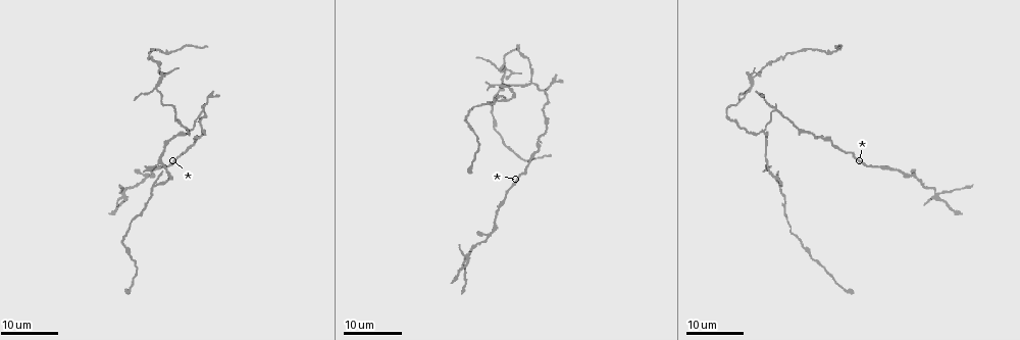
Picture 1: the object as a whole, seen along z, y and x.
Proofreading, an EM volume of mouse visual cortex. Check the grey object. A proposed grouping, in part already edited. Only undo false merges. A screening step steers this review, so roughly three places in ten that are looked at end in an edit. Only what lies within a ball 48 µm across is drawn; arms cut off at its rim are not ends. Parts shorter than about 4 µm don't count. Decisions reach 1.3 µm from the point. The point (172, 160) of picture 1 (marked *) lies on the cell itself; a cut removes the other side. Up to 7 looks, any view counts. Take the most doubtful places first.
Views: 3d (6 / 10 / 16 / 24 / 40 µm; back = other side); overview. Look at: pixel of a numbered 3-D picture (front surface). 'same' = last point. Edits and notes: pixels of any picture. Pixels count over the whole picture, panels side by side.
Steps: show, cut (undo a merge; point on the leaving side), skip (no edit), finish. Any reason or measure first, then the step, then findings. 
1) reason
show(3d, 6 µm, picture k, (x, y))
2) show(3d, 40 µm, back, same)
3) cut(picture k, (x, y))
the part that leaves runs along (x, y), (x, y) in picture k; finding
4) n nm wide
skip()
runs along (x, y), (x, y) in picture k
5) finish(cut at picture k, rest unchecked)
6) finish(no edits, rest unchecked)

four or more arms meet
show(3d, 16 µm, picture 1, (937, 194))

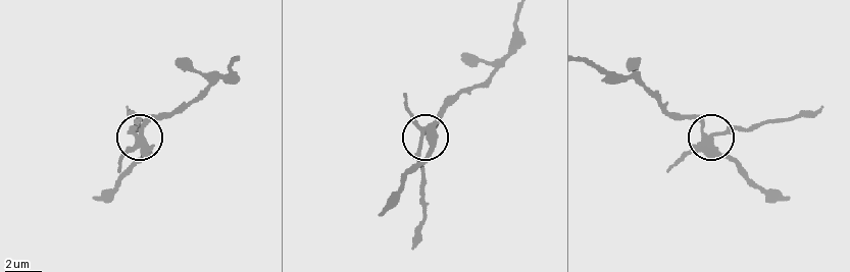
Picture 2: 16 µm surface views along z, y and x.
show(3d, 6 µm, picture 2, (428, 137))

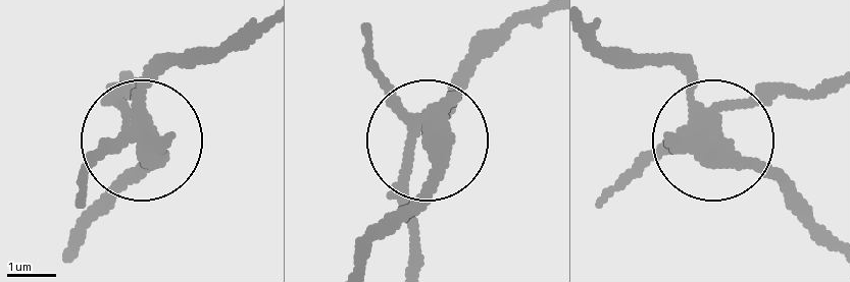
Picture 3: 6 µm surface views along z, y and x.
show(3d, 6 µm, back, picture 3, (429, 143))

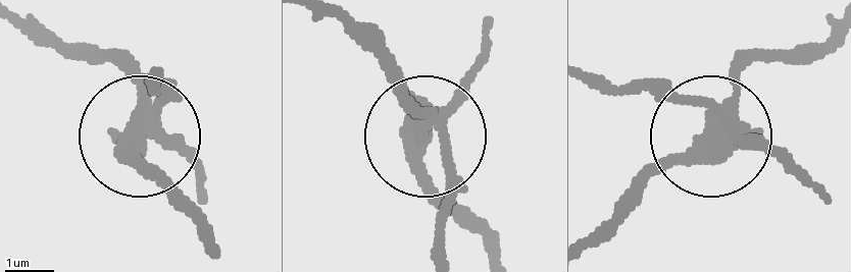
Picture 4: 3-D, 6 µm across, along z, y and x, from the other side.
5 arms
cut(picture 4, (176, 100))
the part that leaves runs along (440, 123), (452, 180), (440, 254) in picture 4; a second cell is stuck on

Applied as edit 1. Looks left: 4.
side arm on a straight run
show(3d, 16 µm, picture 1, (203, 108))

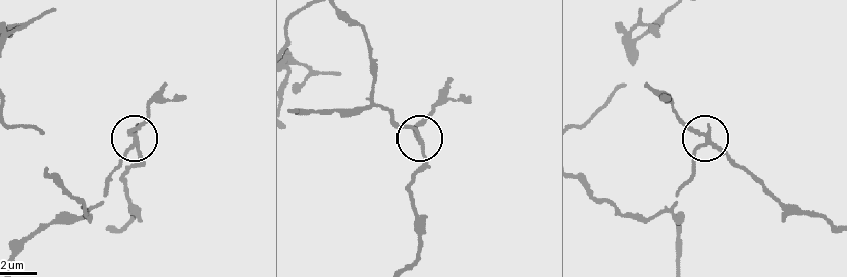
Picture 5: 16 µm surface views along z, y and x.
closer look
show(3d, 6 µm, picture 5, (420, 138))

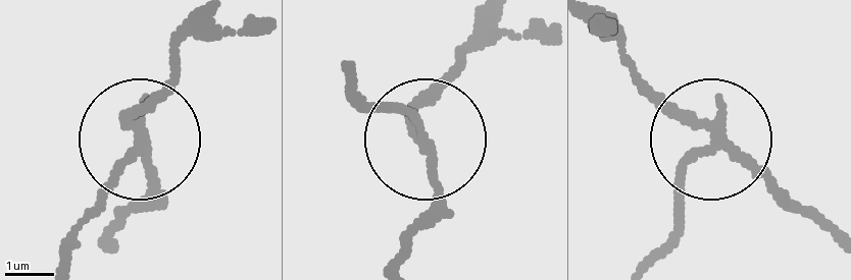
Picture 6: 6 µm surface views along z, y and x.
side arm 6 µm; 3 arms
cut(picture 6, (110, 178))
two cells meet here

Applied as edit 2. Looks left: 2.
finish(cut at picture 4, cut at picture 6, rest unchecked)

